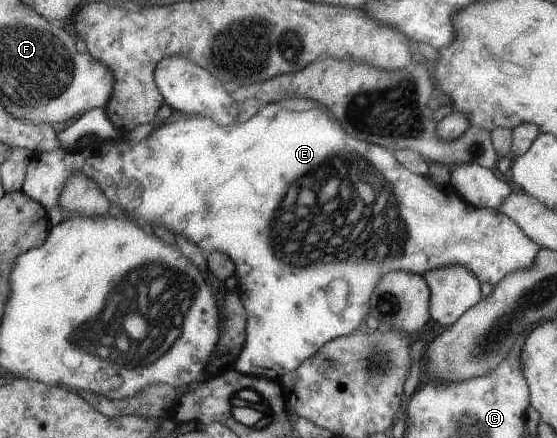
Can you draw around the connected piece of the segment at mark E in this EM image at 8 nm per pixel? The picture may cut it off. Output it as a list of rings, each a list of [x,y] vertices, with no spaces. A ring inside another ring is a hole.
[[[284,97],[279,101],[274,101],[264,106],[261,105],[258,112],[247,121],[243,123],[235,121],[231,125],[225,125],[225,127],[217,125],[211,119],[205,119],[205,117],[191,116],[155,127],[148,137],[136,143],[129,142],[125,138],[119,141],[97,140],[92,147],[87,147],[86,149],[77,148],[77,151],[67,151],[65,153],[63,149],[53,149],[49,153],[35,153],[29,159],[29,163],[25,165],[24,181],[20,189],[21,193],[27,195],[29,199],[33,199],[35,203],[39,203],[48,212],[54,206],[57,207],[61,189],[64,188],[65,181],[71,177],[71,173],[75,173],[75,171],[81,171],[83,175],[87,174],[89,179],[93,179],[99,185],[99,189],[105,194],[105,199],[111,204],[117,203],[120,209],[123,207],[123,211],[127,215],[131,215],[131,217],[145,215],[145,217],[141,217],[143,221],[163,223],[175,233],[181,231],[185,237],[189,237],[189,241],[195,241],[195,245],[198,248],[201,247],[204,254],[217,249],[221,253],[227,253],[231,259],[235,259],[233,261],[233,265],[237,267],[235,275],[236,277],[239,275],[237,277],[237,290],[243,300],[247,321],[245,323],[244,345],[241,347],[239,355],[237,355],[234,369],[243,375],[263,377],[276,382],[287,371],[292,372],[293,369],[297,369],[306,358],[312,356],[329,339],[351,333],[361,323],[361,319],[367,315],[367,311],[369,311],[367,299],[372,295],[373,289],[376,288],[377,281],[388,271],[405,271],[405,273],[414,273],[422,276],[423,273],[427,273],[431,269],[437,269],[437,267],[463,265],[477,277],[477,281],[481,281],[481,283],[485,281],[490,285],[495,285],[497,281],[501,281],[509,273],[513,273],[517,269],[531,267],[533,260],[536,259],[537,252],[540,251],[540,247],[536,242],[529,238],[516,222],[511,221],[509,217],[503,215],[499,210],[473,207],[453,189],[451,183],[437,185],[437,182],[434,182],[428,175],[412,174],[400,163],[397,163],[395,157],[389,151],[385,151],[384,147],[379,147],[379,145],[375,144],[371,145],[371,143],[357,141],[357,139],[349,137],[345,131],[341,131],[341,125],[337,123],[335,115],[329,113],[327,107],[312,99]],[[341,185],[345,187],[347,195],[339,195],[341,193],[339,191]]]

